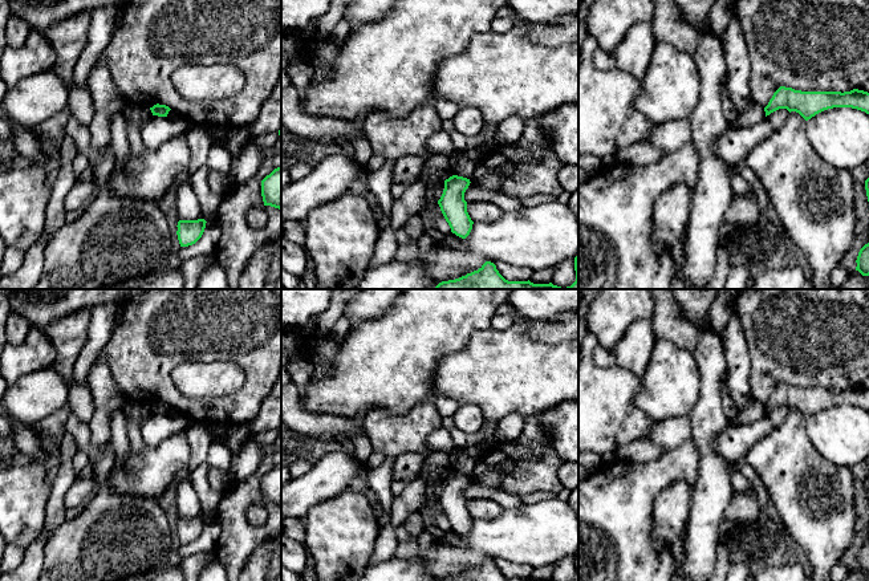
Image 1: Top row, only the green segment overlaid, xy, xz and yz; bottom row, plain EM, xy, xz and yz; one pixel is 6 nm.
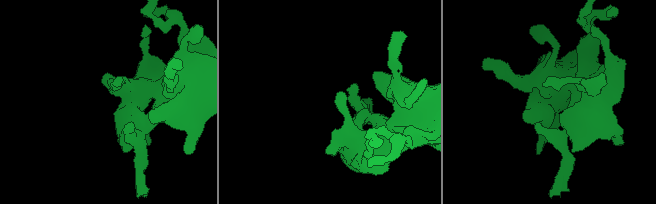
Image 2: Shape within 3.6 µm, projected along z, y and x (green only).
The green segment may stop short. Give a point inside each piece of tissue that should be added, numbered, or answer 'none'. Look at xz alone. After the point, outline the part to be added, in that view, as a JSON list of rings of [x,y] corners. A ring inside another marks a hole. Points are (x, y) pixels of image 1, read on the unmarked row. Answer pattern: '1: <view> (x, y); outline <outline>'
none

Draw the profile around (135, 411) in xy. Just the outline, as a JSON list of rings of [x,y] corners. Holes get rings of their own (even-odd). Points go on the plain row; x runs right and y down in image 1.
[[[126,405],[126,414],[130,417],[133,420],[135,420],[138,424],[143,419],[145,415],[153,414],[153,410],[149,406],[141,406],[141,405]]]

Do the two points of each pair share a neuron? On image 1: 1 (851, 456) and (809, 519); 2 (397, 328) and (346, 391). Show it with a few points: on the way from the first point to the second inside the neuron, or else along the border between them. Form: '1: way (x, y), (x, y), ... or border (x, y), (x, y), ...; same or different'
1: border (817, 451), (824, 458), (851, 468); different
2: way (394, 344), (362, 376); same

